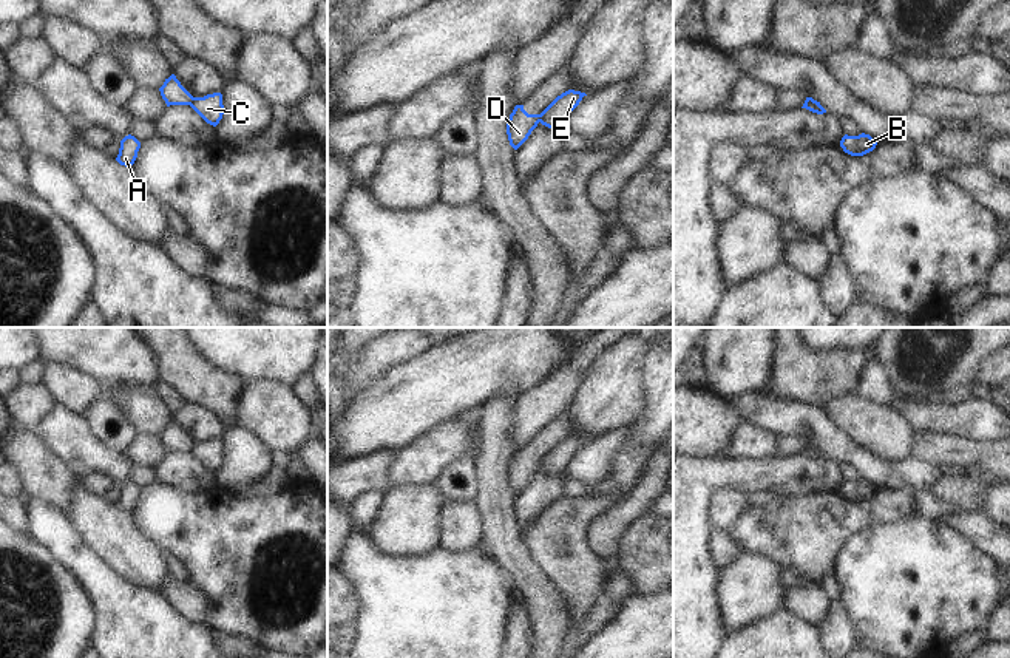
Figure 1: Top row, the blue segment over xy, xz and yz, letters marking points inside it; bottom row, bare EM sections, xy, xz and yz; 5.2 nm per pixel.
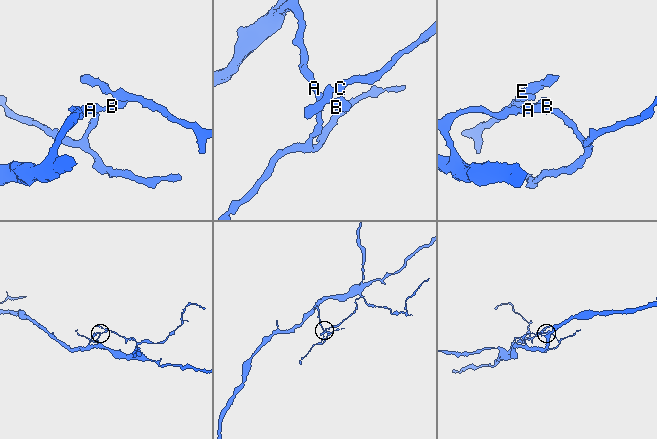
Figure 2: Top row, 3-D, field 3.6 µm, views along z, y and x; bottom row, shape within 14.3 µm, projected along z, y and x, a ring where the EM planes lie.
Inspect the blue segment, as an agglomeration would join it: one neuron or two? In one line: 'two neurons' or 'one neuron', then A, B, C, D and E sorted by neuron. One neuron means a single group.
two neurons; groups A B C E / D

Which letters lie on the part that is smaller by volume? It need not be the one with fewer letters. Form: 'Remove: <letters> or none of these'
Remove: D

